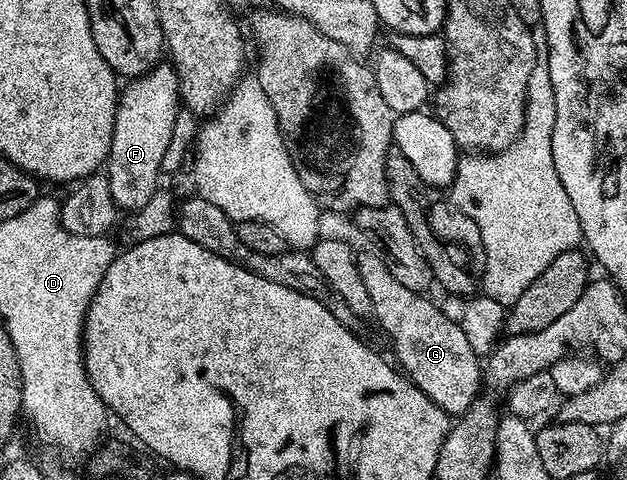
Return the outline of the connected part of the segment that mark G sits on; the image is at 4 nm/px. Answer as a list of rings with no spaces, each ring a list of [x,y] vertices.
[[[380,254],[361,255],[357,261],[357,268],[363,277],[363,285],[367,285],[367,297],[371,308],[372,318],[377,318],[377,323],[389,334],[393,342],[393,351],[401,362],[400,370],[407,376],[412,386],[418,387],[421,394],[429,398],[437,408],[446,411],[450,417],[460,417],[469,410],[483,391],[483,367],[479,356],[471,349],[471,341],[463,334],[463,329],[447,317],[440,306],[437,307],[428,298],[428,294],[420,291],[406,289],[400,281],[391,277],[391,266]]]

